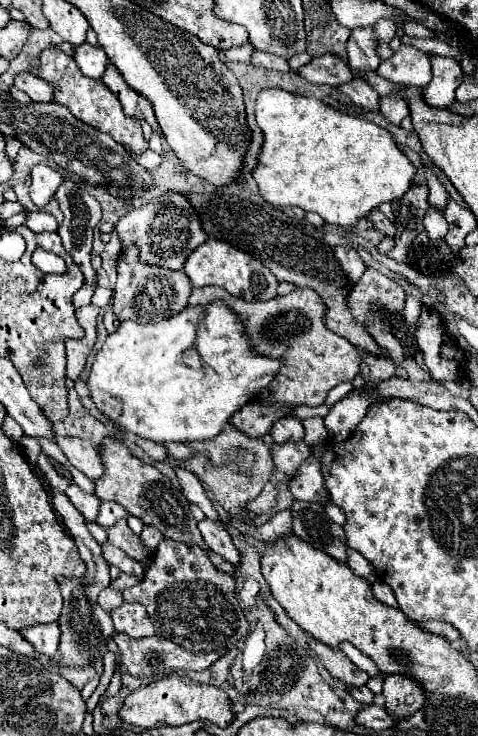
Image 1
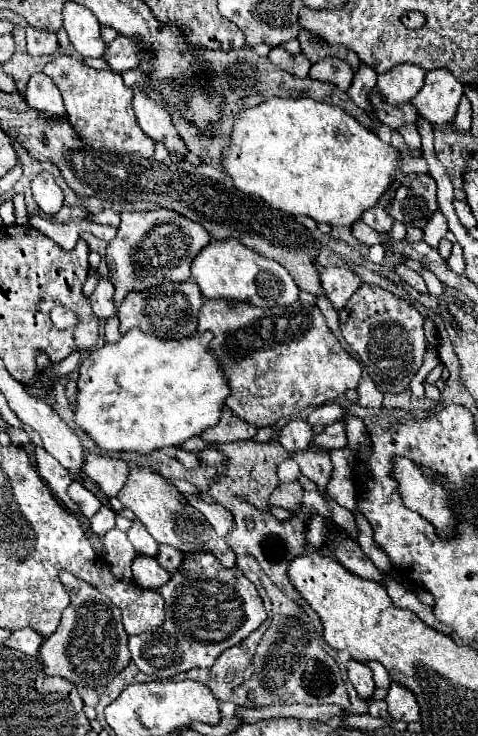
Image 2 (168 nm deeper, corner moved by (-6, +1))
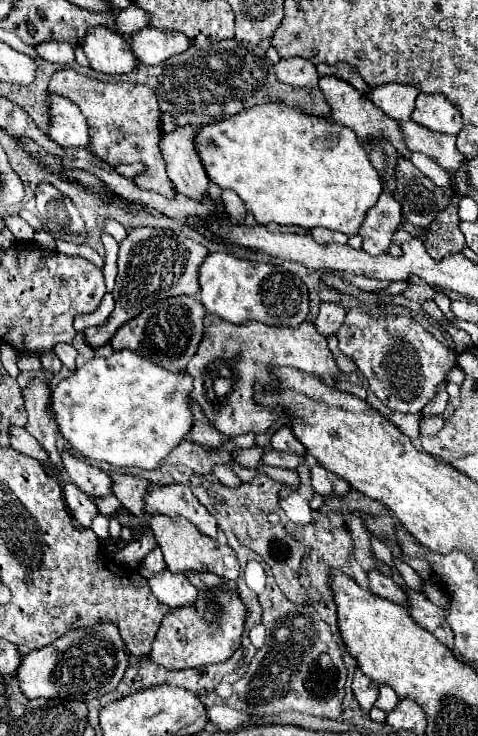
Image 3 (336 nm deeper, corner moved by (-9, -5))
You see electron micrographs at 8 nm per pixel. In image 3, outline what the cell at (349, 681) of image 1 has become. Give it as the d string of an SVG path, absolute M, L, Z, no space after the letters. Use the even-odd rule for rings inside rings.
M356 668L354 682L352 682L352 692L354 692L354 698L360 704L360 708L364 712L370 712L372 704L378 698L378 684L372 682L360 668Z

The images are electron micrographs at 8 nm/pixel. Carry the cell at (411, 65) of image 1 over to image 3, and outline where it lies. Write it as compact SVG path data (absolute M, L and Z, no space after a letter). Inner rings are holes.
M384 84L378 88L372 88L370 100L392 120L402 120L408 122L414 100L418 92L416 88L408 88L404 84Z

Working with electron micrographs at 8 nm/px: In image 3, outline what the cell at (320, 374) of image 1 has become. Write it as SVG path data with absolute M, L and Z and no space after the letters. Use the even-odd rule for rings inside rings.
M216 318L204 334L204 340L198 346L196 356L190 360L184 370L194 380L194 388L190 392L192 400L202 406L204 416L210 424L224 436L236 438L240 434L258 434L266 432L272 422L286 418L280 408L264 408L252 400L252 384L256 380L266 384L278 384L270 378L270 368L274 366L292 366L324 380L332 380L338 376L338 368L334 356L328 350L326 338L320 336L312 322L300 324L300 328L272 328L260 322L252 324L228 324Z

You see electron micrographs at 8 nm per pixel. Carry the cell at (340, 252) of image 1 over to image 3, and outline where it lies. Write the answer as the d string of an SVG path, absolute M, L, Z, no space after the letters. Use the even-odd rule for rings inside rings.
M322 302L318 318L314 320L314 326L320 330L322 336L334 336L346 316L346 310L332 302Z

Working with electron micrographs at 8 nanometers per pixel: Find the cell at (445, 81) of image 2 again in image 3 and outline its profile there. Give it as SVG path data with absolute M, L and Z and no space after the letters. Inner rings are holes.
M418 94L416 108L412 112L412 120L428 130L440 134L458 134L462 130L460 112L456 112L454 104L448 104L444 96L428 96Z

